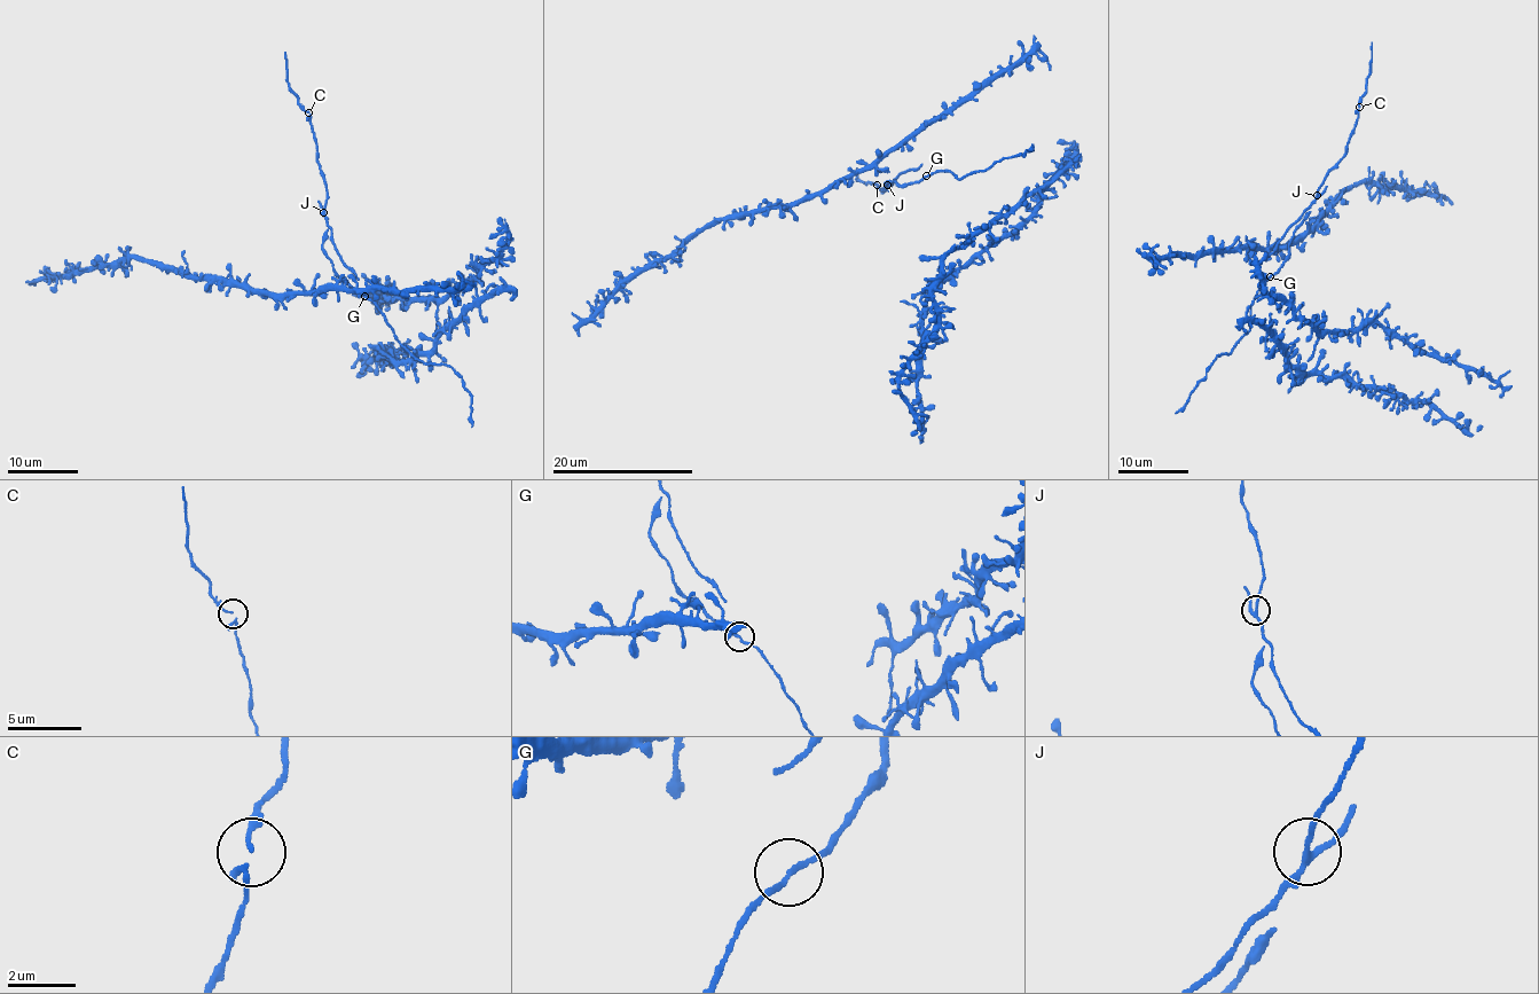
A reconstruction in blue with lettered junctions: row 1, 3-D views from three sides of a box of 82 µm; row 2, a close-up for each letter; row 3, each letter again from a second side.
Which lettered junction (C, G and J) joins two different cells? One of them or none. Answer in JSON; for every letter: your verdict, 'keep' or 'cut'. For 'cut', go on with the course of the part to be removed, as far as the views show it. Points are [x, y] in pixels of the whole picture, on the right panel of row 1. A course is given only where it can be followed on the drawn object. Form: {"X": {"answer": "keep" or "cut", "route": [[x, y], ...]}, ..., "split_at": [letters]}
{"C": {"answer": "keep"}, "G": {"answer": "keep"}, "J": {"answer": "cut", "route": [[1316, 195], [1266, 256]]}, "split_at": ["J"]}

